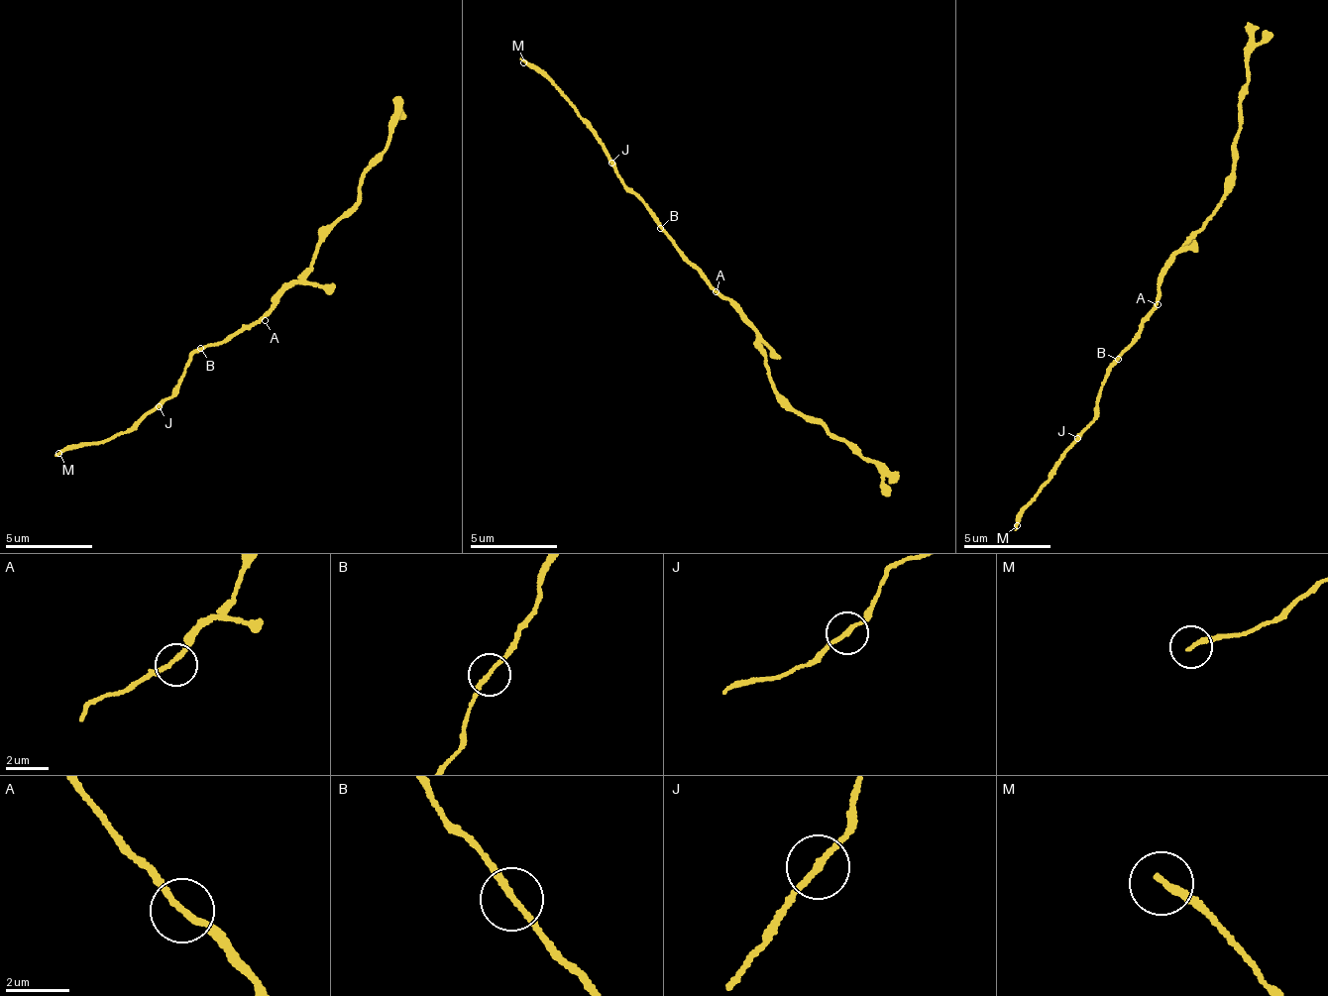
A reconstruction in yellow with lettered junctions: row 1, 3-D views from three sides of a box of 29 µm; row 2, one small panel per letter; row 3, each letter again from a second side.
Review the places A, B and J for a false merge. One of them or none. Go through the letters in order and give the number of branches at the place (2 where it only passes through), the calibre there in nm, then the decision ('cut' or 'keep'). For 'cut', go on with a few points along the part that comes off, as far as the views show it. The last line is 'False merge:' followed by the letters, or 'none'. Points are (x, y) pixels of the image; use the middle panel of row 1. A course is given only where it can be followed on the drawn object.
A: 2 | 190 nm | keep
B: 2 | 170 nm | keep
J: 2 | 170 nm | keep
False merge: none

